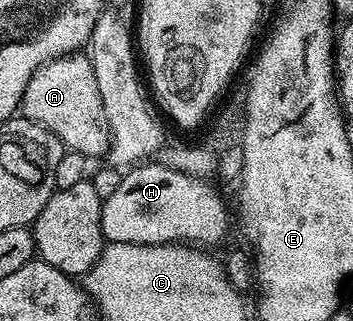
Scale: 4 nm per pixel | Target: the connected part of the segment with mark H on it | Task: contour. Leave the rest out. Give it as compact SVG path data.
M152 160L131 167L121 177L118 189L103 199L100 223L105 239L109 243L143 246L187 244L193 248L212 248L208 246L218 245L228 234L228 210L223 196L208 180L157 162Z

